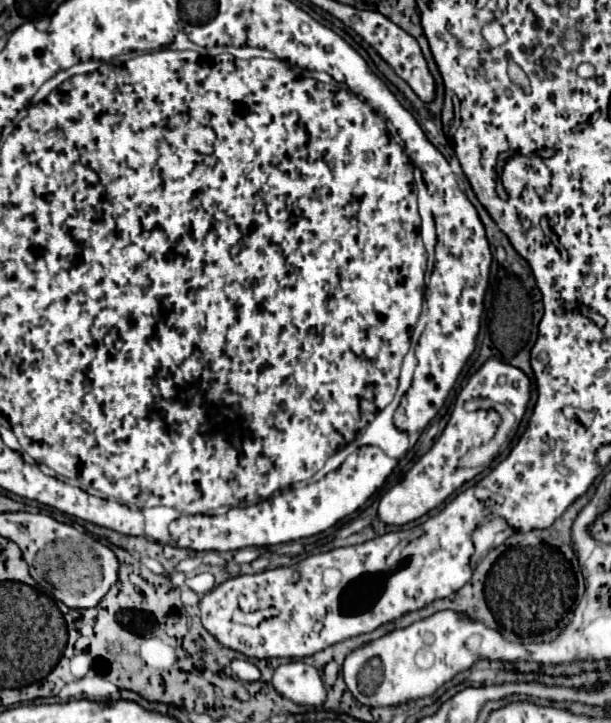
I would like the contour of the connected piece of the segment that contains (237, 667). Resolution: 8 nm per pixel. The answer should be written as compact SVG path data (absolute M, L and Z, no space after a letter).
M235 658L235 660L231 662L231 670L233 670L241 680L245 680L245 682L255 682L255 680L259 680L259 676L261 676L261 672L259 672L259 668L257 668L255 664L251 664L251 662L247 662L247 660L239 660L239 658Z

